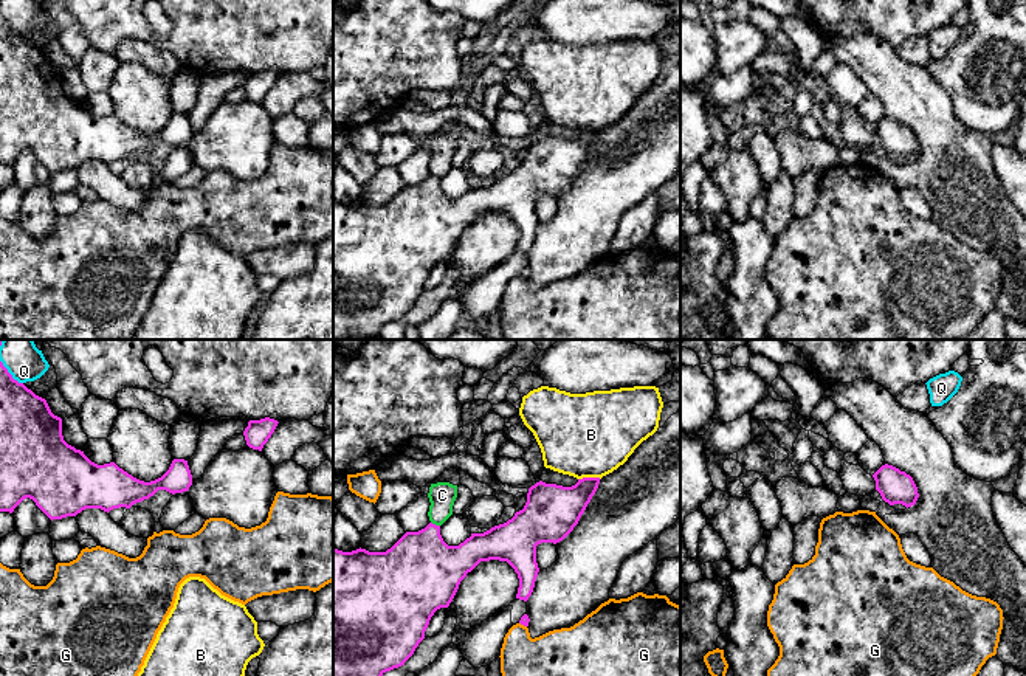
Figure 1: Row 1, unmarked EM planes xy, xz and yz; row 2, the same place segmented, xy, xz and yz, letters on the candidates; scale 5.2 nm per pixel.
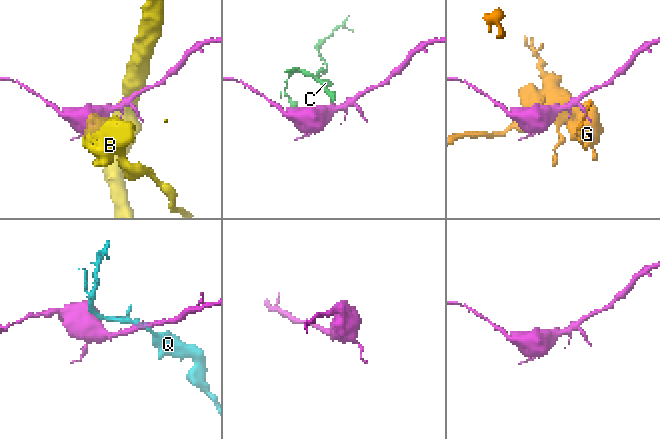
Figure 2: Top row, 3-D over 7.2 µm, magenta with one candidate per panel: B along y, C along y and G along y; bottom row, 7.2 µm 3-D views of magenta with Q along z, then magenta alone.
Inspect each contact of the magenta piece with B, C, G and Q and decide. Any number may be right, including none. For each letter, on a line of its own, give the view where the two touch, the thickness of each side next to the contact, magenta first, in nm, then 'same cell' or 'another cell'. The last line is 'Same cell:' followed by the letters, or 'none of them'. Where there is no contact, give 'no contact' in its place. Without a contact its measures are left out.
B: xz | 280/440 nm | another cell
C: xz | 380/140 nm | another cell
G: xz | 50/340 nm | another cell
Q: xy | 280/180 nm | another cell
Same cell: none of them

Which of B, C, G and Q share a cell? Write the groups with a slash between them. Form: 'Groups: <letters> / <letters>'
Groups: B / C / G / Q

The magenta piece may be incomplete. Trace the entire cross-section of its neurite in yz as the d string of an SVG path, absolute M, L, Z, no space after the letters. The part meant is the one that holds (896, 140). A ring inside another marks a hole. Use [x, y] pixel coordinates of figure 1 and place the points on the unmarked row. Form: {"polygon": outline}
{"polygon": "M882 118L874 127L876 143L890 158L902 157L907 161L914 158L919 146L910 127L893 118Z"}

